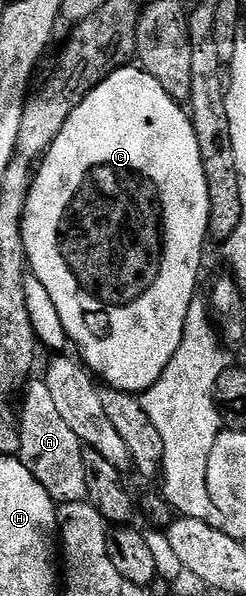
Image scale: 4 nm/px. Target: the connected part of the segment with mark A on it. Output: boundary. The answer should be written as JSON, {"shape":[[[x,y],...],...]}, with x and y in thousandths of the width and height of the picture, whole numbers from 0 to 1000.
{"shape":[[[126,634],[102,644],[106,664],[81,676],[73,705],[73,760],[69,768],[195,820],[224,846],[341,844],[350,836],[350,809],[341,807],[341,780],[333,779],[333,745],[305,737],[289,716],[244,700],[228,678],[211,674],[211,659],[195,659],[195,646],[167,634]]]}

